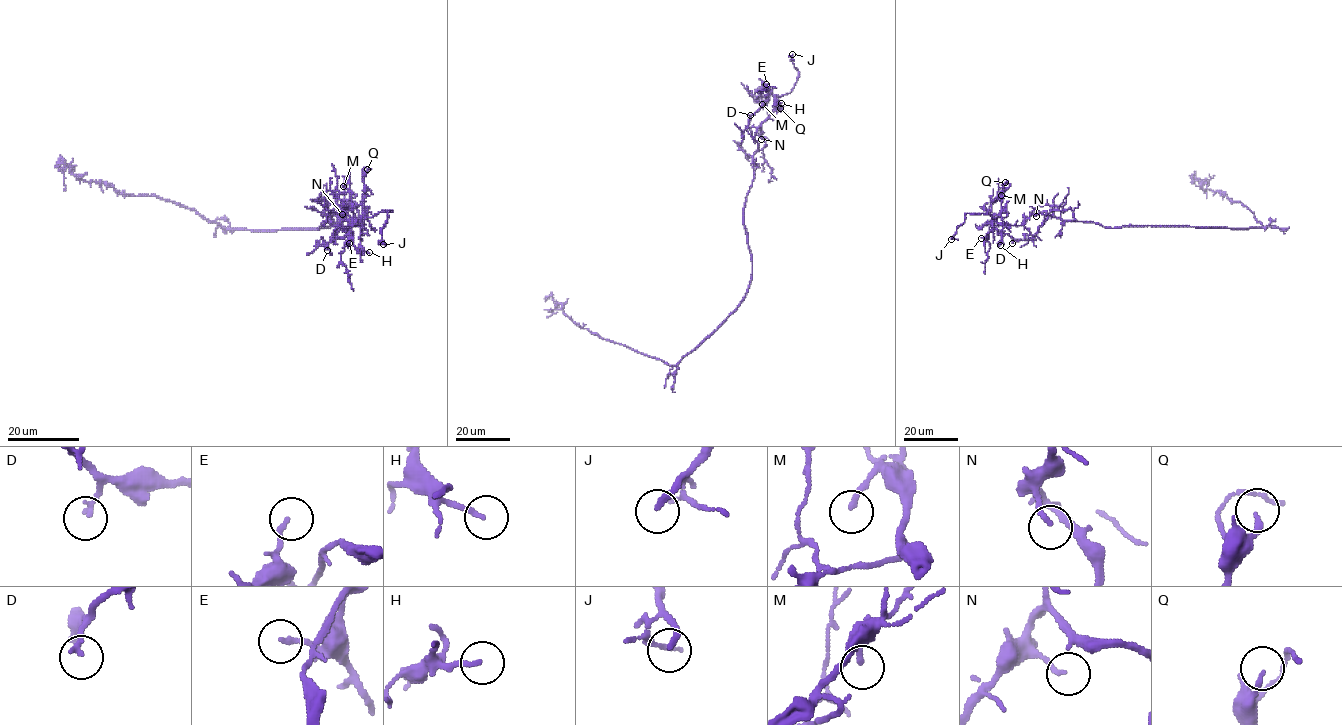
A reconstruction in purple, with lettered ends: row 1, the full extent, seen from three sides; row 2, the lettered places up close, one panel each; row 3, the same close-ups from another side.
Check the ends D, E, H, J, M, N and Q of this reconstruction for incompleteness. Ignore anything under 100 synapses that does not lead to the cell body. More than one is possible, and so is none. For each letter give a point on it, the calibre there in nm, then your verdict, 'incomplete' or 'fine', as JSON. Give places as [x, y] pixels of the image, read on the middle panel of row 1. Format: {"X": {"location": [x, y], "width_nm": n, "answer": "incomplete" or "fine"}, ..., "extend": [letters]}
{"D": {"location": [750, 115], "width_nm": 160, "answer": "fine"}, "E": {"location": [766, 84], "width_nm": 170, "answer": "fine"}, "H": {"location": [781, 103], "width_nm": 160, "answer": "fine"}, "J": {"location": [792, 54], "width_nm": 220, "answer": "incomplete"}, "M": {"location": [762, 104], "width_nm": 190, "answer": "fine"}, "N": {"location": [761, 139], "width_nm": 150, "answer": "fine"}, "Q": {"location": [780, 108], "width_nm": 170, "answer": "fine"}, "extend": ["J"]}

